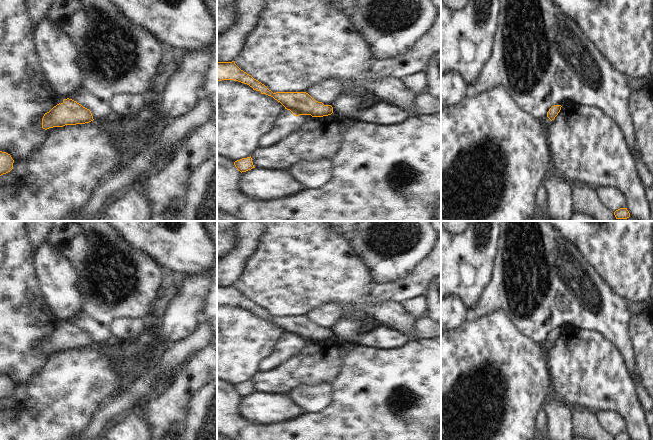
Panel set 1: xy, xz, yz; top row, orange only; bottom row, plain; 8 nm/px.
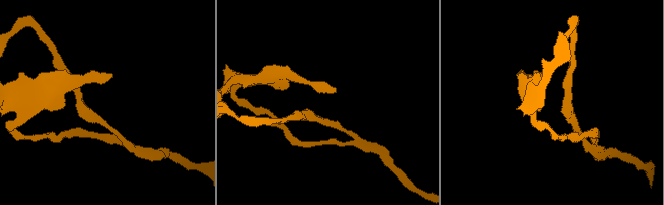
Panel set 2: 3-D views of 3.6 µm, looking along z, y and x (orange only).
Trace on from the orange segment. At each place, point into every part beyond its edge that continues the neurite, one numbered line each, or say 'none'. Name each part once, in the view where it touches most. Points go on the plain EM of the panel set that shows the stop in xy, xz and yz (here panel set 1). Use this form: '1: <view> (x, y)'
none

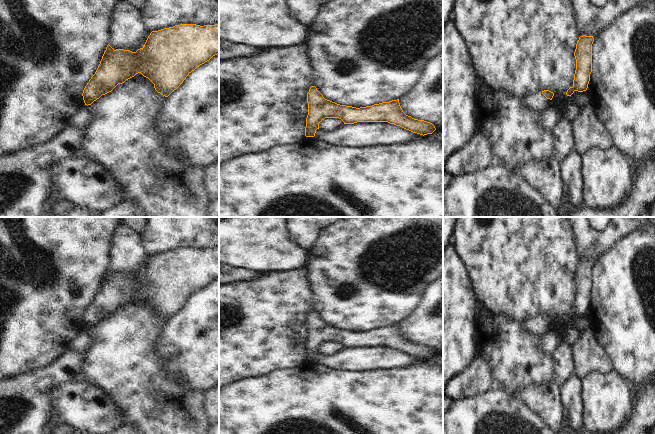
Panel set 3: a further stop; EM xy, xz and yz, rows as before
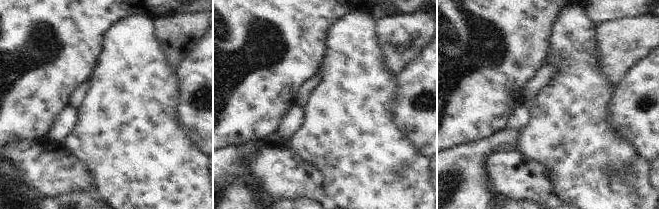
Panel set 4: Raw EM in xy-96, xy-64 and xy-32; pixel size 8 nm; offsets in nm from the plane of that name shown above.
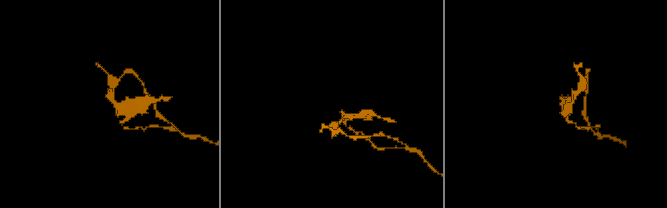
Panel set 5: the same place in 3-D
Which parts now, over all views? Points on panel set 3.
1: yz (537, 325)

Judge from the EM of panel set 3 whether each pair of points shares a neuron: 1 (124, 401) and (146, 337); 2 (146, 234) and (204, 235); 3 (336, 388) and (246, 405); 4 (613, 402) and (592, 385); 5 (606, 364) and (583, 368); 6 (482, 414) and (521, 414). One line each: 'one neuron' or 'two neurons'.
1: one neuron
2: one neuron
3: one neuron
4: one neuron
5: one neuron
6: one neuron

